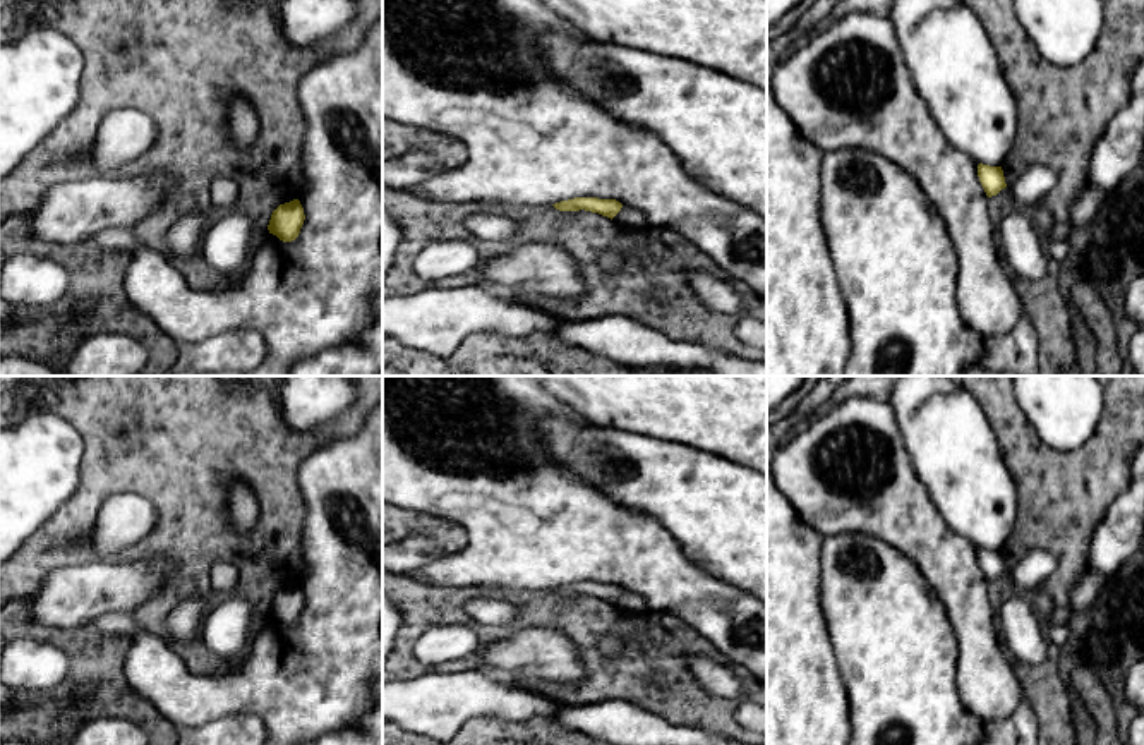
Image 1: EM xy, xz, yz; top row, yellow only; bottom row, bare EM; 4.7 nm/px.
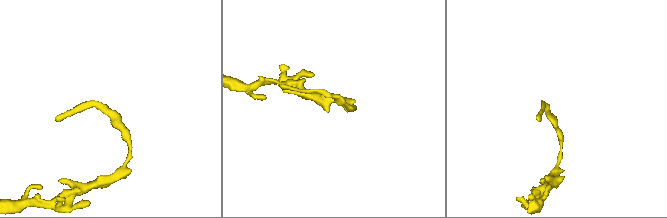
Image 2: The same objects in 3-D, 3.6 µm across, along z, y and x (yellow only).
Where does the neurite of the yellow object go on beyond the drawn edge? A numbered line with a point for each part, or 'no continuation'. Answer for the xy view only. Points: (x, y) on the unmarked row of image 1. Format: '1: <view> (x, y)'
no continuation

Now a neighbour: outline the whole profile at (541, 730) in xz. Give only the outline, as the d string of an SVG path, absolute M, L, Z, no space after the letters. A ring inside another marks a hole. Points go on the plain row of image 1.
M487 716L467 721L456 733L456 745L611 745L561 724L556 716L504 721Z

